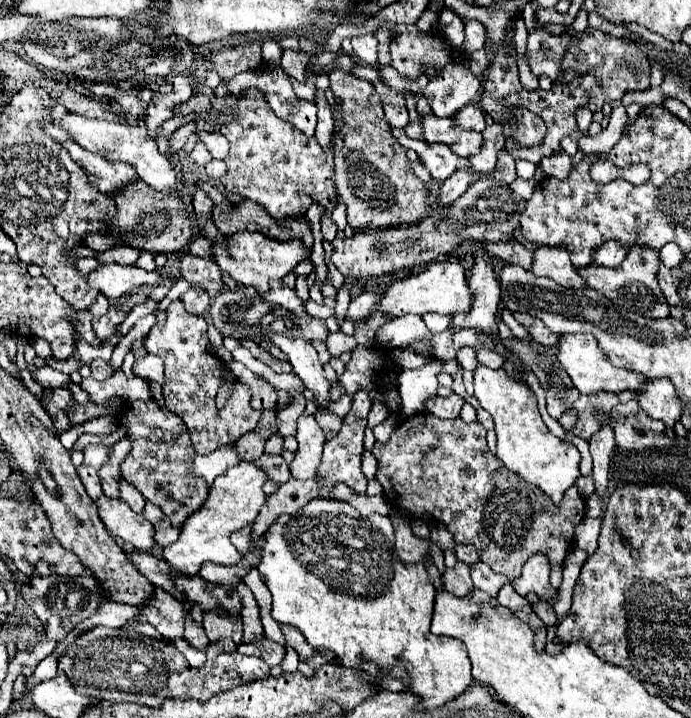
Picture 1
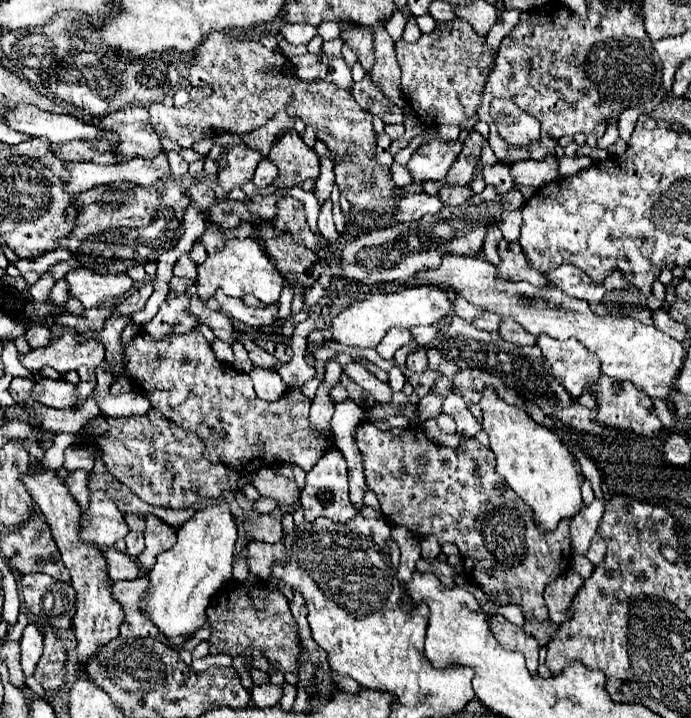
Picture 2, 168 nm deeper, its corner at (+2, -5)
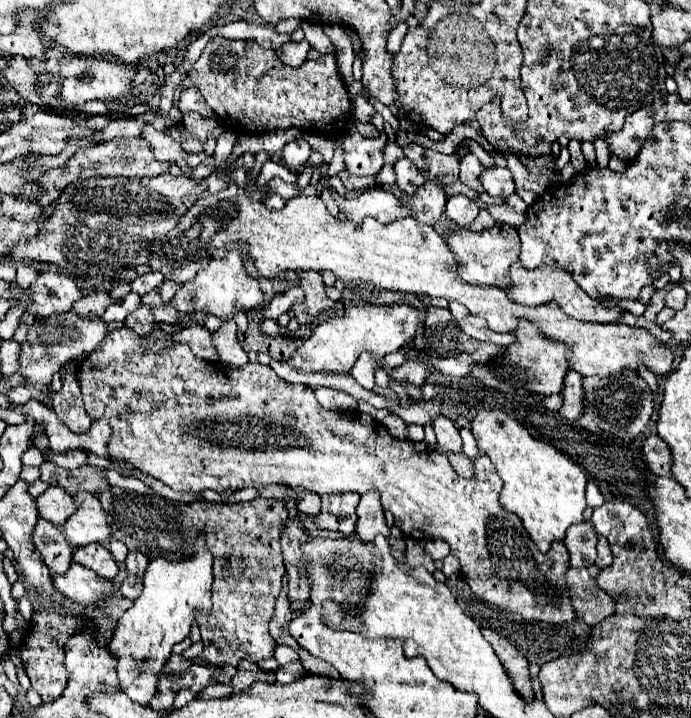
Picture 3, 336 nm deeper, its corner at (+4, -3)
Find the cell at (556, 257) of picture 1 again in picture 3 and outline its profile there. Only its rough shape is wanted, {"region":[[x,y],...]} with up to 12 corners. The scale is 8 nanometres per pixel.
{"region":[[495,224],[445,238],[471,284],[509,286],[517,230]]}

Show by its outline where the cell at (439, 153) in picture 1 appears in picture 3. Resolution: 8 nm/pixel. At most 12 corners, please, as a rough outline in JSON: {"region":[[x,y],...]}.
{"region":[[451,196],[445,216],[467,228],[479,204],[467,196]]}

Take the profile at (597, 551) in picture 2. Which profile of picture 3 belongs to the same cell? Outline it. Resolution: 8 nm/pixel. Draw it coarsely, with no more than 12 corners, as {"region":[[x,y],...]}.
{"region":[[603,536],[597,542],[599,568],[605,568],[613,562],[613,554]]}

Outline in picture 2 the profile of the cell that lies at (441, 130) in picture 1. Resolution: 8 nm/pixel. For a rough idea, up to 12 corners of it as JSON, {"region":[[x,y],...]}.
{"region":[[431,128],[407,164],[417,184],[443,180],[463,150]]}

